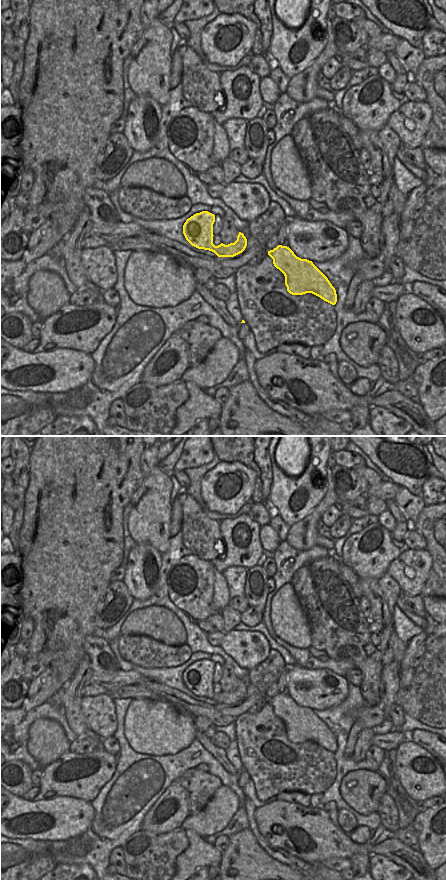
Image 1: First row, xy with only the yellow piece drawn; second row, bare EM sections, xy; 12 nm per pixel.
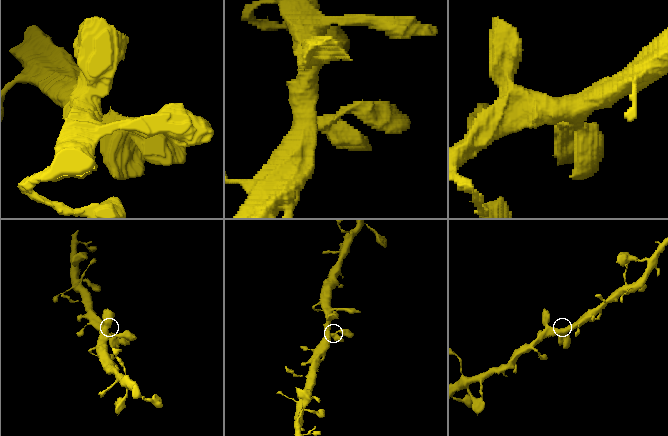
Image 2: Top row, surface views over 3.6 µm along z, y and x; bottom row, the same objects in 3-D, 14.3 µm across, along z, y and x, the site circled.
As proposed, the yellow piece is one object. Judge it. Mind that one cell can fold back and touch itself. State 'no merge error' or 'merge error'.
no merge error

